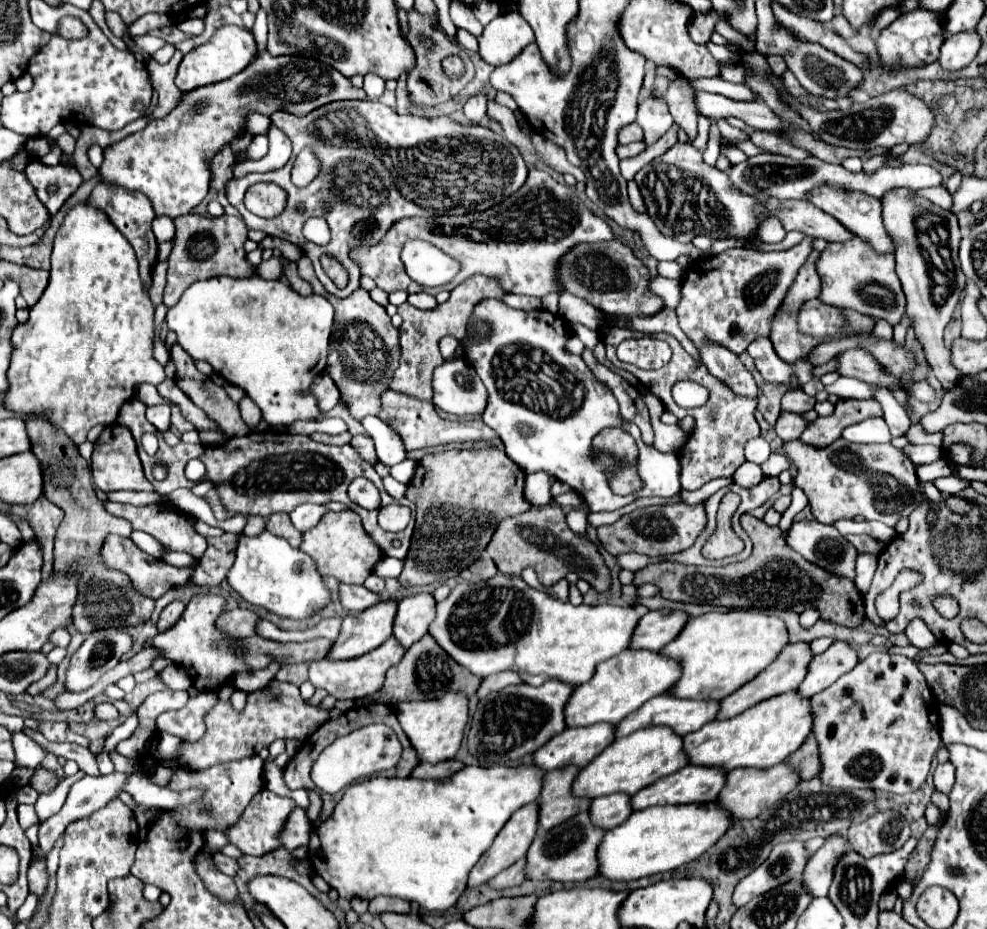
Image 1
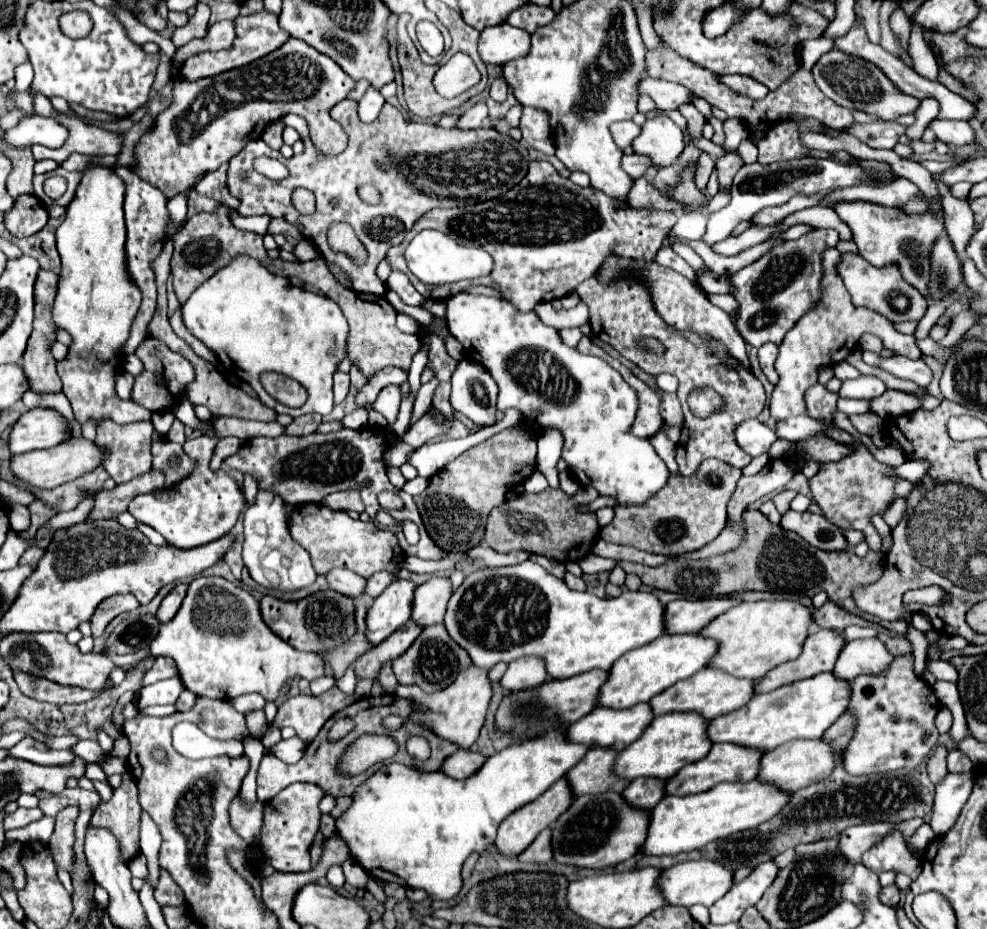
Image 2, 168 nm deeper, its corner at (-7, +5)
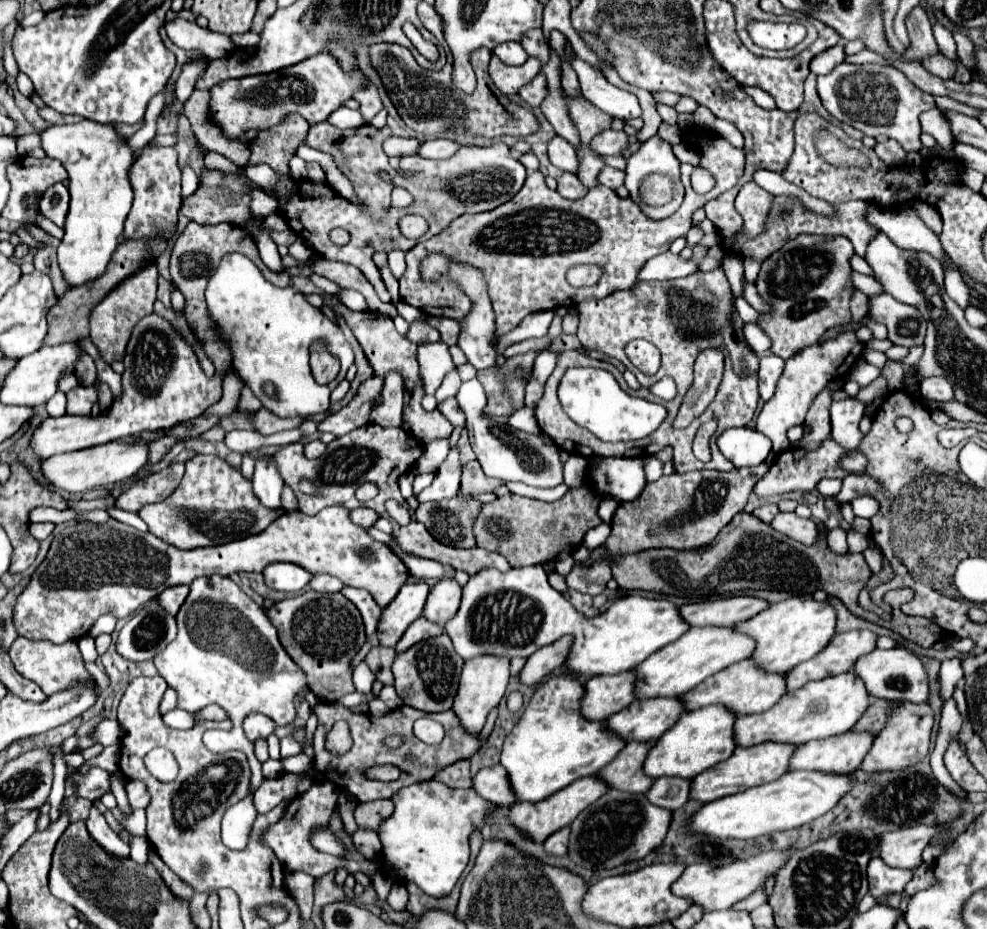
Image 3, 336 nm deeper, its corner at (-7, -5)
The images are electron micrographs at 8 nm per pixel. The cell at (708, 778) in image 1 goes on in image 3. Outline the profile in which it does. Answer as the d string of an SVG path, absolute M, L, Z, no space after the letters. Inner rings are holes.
M766 742L762 746L750 746L750 748L736 748L734 754L724 760L714 764L712 768L704 770L690 782L690 800L696 802L712 802L722 796L742 792L752 786L760 786L766 782L774 782L776 778L786 774L786 762L790 760L794 746L778 746L772 742Z

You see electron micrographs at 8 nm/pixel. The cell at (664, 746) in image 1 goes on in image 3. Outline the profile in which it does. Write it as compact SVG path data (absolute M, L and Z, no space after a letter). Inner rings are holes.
M706 706L706 710L694 710L694 714L682 714L678 722L666 730L656 744L648 750L648 756L642 764L642 770L648 778L656 780L660 776L672 778L694 778L698 772L730 758L734 752L732 740L734 718L722 710L722 706Z

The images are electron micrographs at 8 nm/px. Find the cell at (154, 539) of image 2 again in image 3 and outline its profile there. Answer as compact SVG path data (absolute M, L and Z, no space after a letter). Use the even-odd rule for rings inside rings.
M113 505L108 506L106 508L106 511L108 512L108 514L110 514L110 516L112 516L112 518L122 523L132 525L139 531L147 531L146 523L141 518L139 518L136 513L120 510Z

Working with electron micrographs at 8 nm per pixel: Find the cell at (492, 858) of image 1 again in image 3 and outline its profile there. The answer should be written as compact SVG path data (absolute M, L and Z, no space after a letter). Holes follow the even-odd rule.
M592 776L588 778L580 778L576 782L572 782L570 786L558 790L558 794L552 794L550 798L536 802L536 804L526 804L522 802L522 806L512 806L510 810L510 824L514 828L518 828L522 834L526 834L530 840L534 842L544 842L550 834L554 834L556 830L568 826L586 806L590 806L592 802L596 802L602 794L606 792L606 786L602 786L602 782L594 782Z

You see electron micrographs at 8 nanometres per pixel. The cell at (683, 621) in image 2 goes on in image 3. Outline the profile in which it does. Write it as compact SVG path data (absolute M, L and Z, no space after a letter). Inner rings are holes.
M734 596L722 600L708 600L700 604L686 604L680 616L688 626L734 626L768 608L768 602L750 596Z

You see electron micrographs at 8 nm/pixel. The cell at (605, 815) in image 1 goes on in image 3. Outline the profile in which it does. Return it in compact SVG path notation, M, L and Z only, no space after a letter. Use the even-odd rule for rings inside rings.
M658 778L652 782L652 786L644 792L650 804L666 808L670 812L678 810L680 806L686 804L686 794L688 794L690 780L680 780L680 778Z

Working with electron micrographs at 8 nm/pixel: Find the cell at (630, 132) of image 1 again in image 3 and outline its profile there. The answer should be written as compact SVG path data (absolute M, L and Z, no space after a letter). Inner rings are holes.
M604 130L594 138L594 150L598 150L604 156L622 156L624 150L630 146L628 134L624 130Z

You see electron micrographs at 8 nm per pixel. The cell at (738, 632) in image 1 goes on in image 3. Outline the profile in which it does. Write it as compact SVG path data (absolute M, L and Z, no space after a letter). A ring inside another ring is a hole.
M790 598L758 612L754 618L738 622L734 630L756 640L752 662L770 674L786 674L804 660L818 654L836 634L836 612L828 602L816 602L814 598Z

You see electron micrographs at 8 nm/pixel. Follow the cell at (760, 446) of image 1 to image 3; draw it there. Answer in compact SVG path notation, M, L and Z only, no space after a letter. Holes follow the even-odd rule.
M730 428L716 440L716 444L736 468L758 466L772 452L772 442L754 428Z

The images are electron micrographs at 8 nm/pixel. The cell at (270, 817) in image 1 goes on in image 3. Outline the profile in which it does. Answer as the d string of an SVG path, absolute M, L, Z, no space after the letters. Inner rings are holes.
M316 782L308 792L296 796L294 800L290 800L288 806L286 806L284 816L266 832L266 836L264 836L266 844L272 846L274 854L278 856L278 860L282 862L282 866L288 872L298 872L300 870L300 872L306 872L306 874L310 874L314 878L320 878L326 872L342 866L340 858L334 858L332 854L316 850L312 846L312 842L310 842L312 830L318 824L328 824L330 822L336 800L338 800L338 790L334 790L334 786L330 786L330 782L324 782L324 784Z

